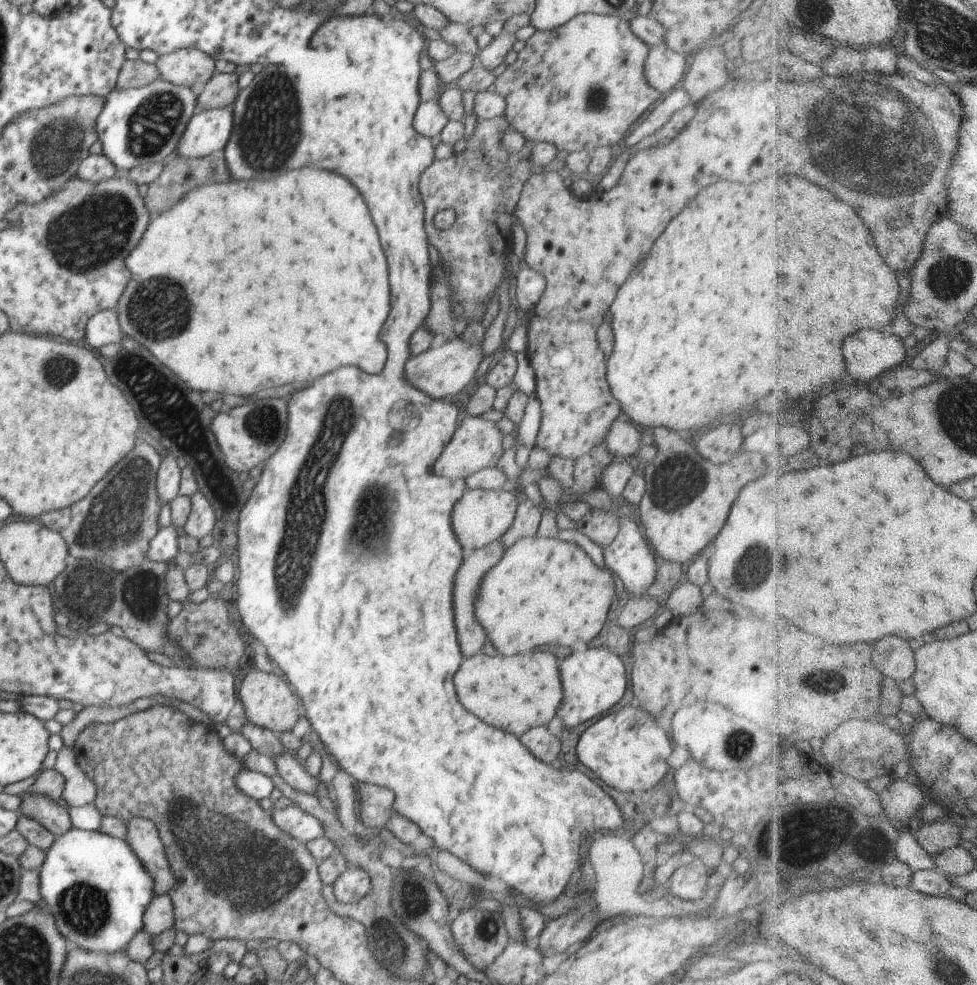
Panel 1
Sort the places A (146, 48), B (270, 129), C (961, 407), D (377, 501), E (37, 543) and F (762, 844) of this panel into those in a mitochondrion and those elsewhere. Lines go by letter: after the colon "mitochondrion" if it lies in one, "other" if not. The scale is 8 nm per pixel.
A: other
B: mitochondrion
C: mitochondrion
D: mitochondrion
E: other
F: other

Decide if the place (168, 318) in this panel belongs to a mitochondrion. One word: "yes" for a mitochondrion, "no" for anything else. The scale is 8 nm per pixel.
yes

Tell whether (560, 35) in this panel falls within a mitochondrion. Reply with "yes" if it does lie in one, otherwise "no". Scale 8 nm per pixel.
no

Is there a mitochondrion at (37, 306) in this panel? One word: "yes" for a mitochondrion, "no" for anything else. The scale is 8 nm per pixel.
no

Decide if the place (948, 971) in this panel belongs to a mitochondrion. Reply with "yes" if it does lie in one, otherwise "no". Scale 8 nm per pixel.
yes

